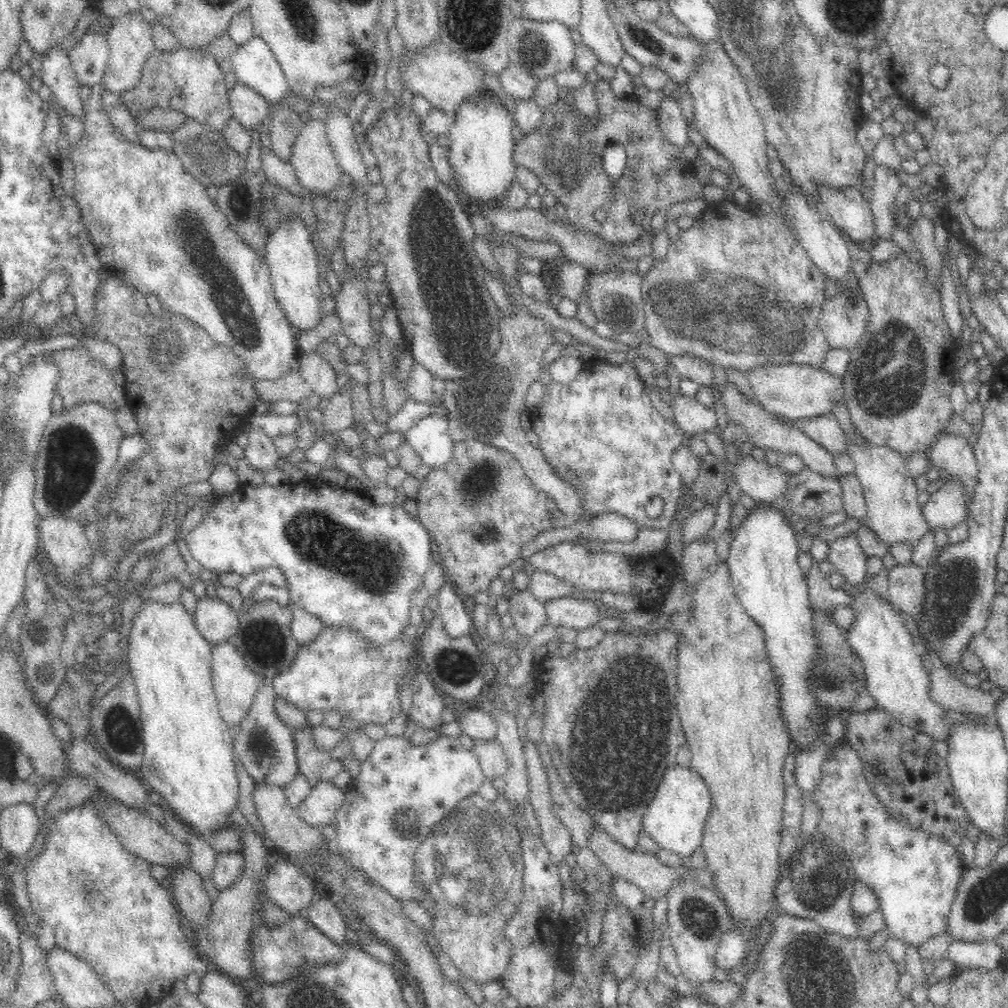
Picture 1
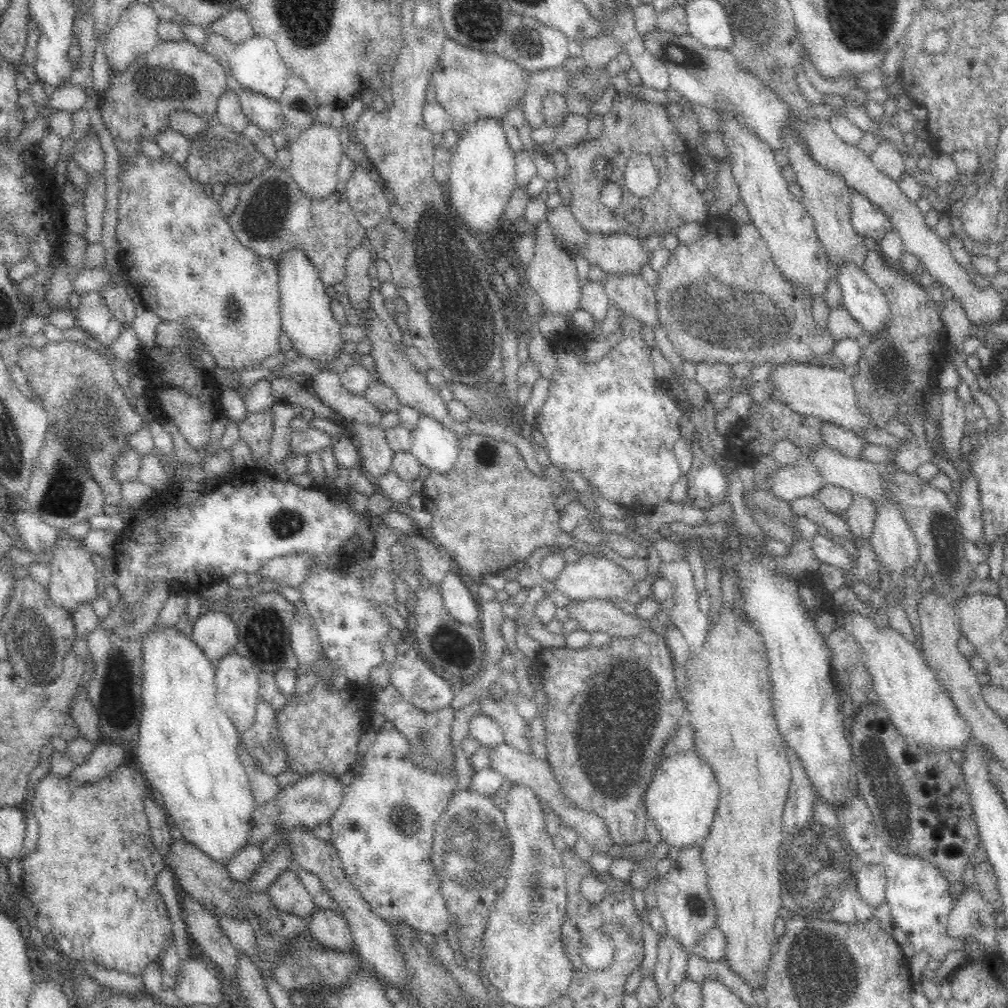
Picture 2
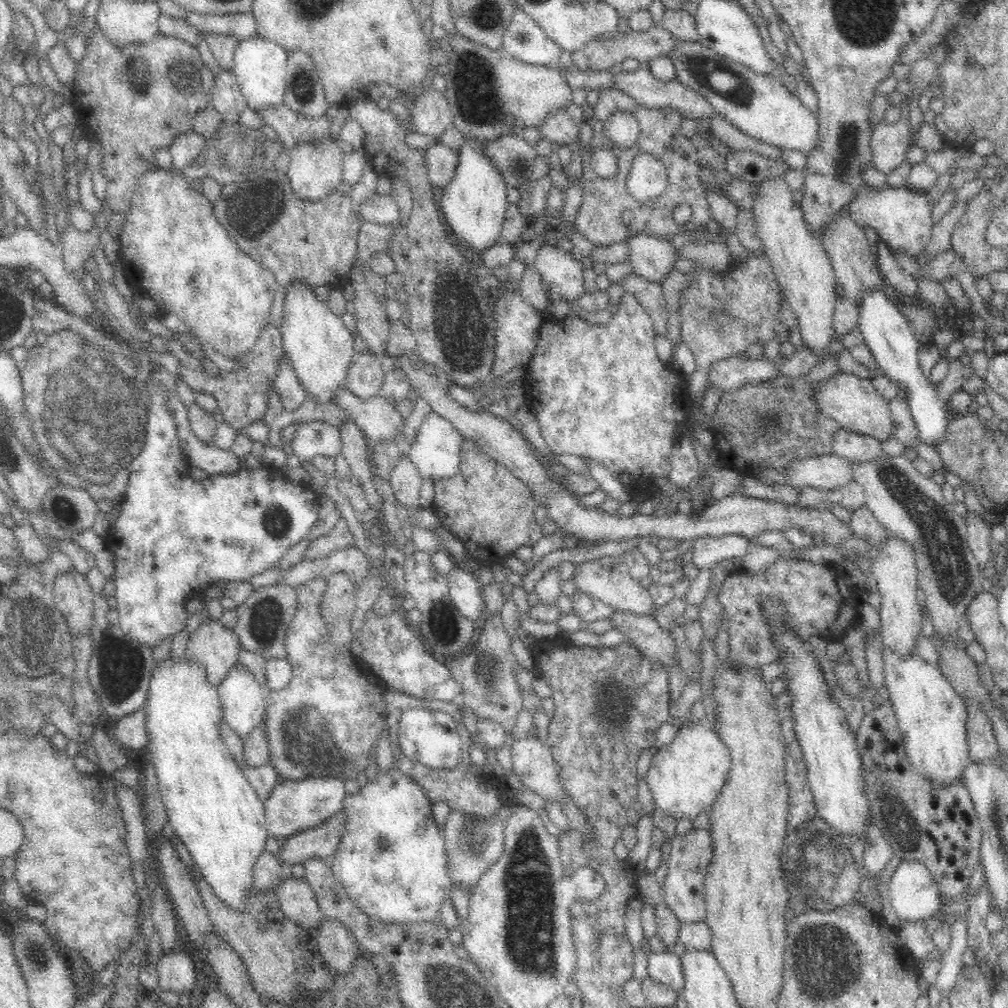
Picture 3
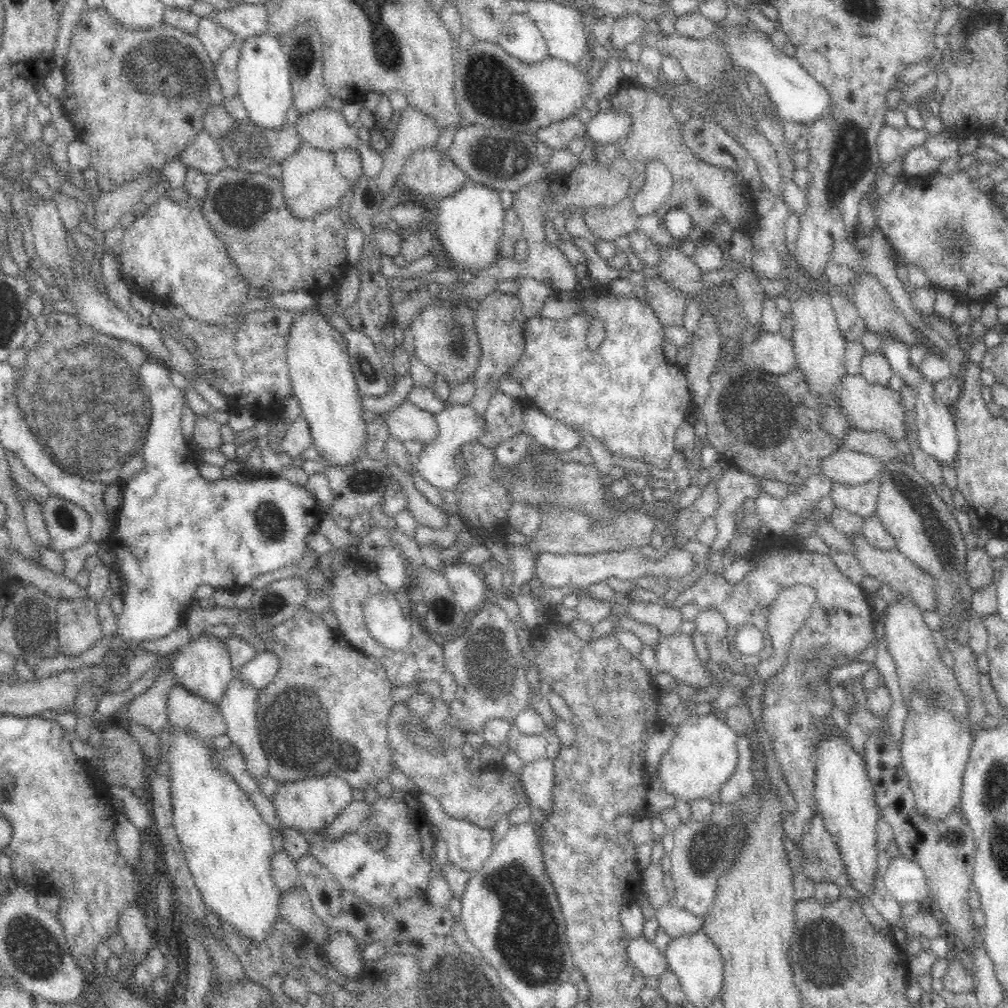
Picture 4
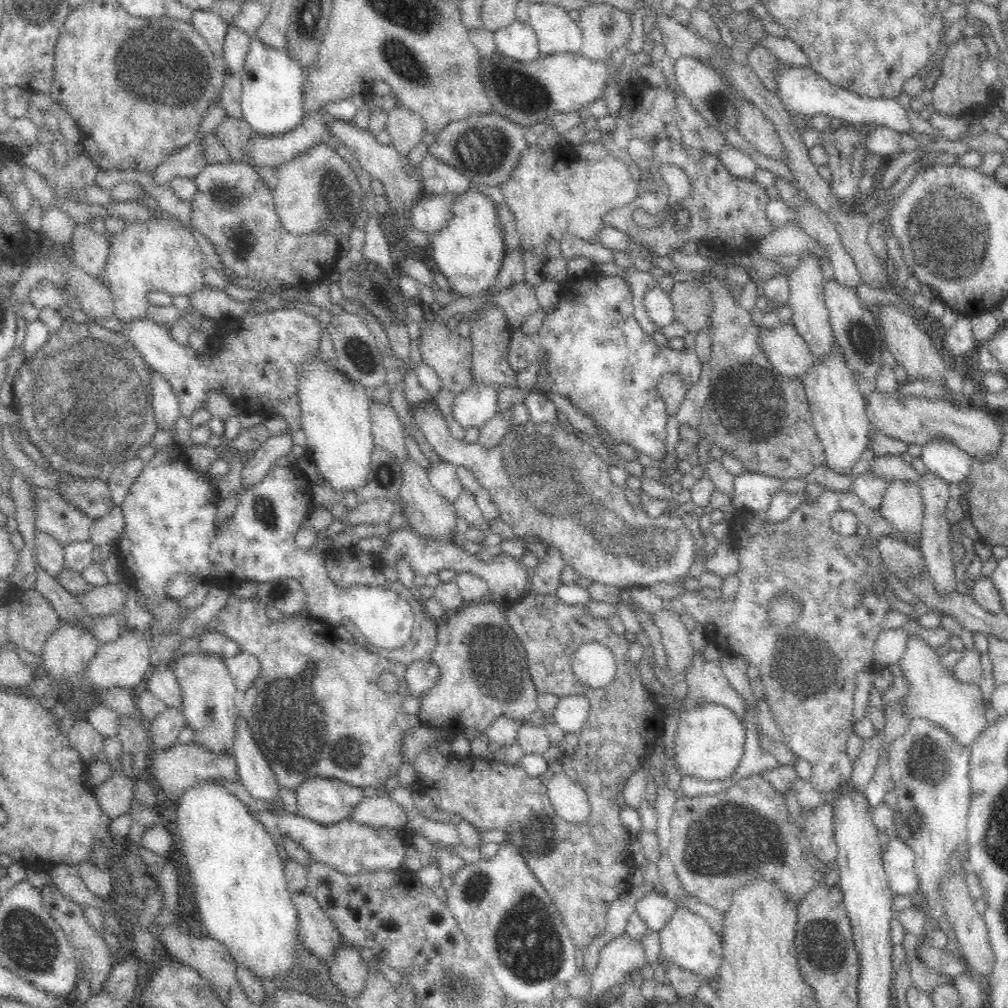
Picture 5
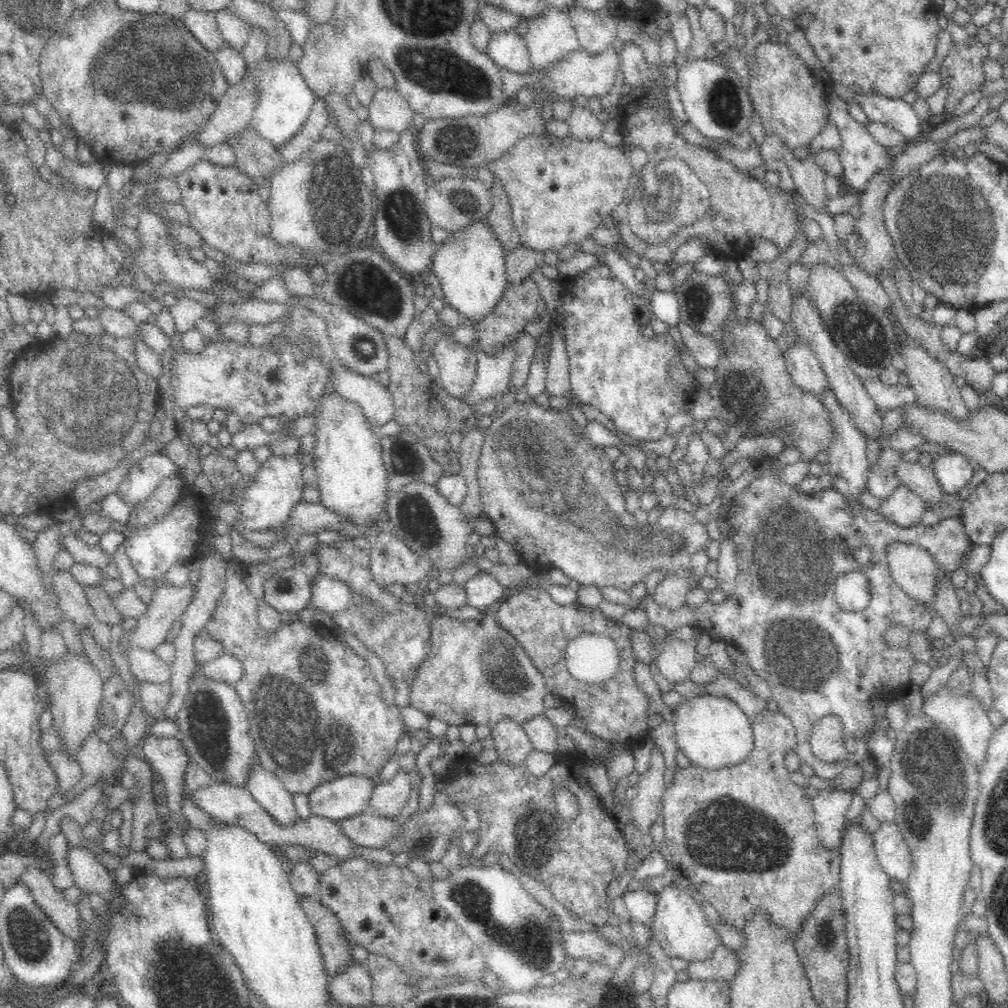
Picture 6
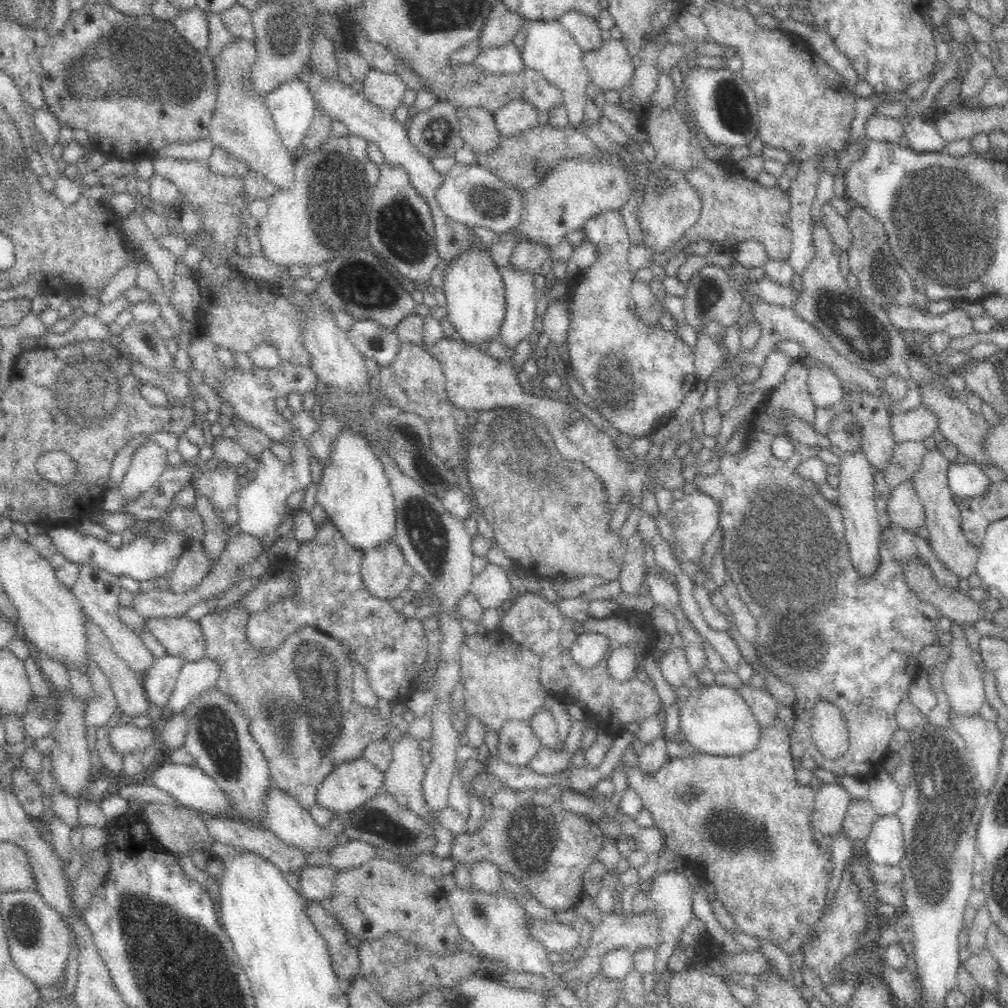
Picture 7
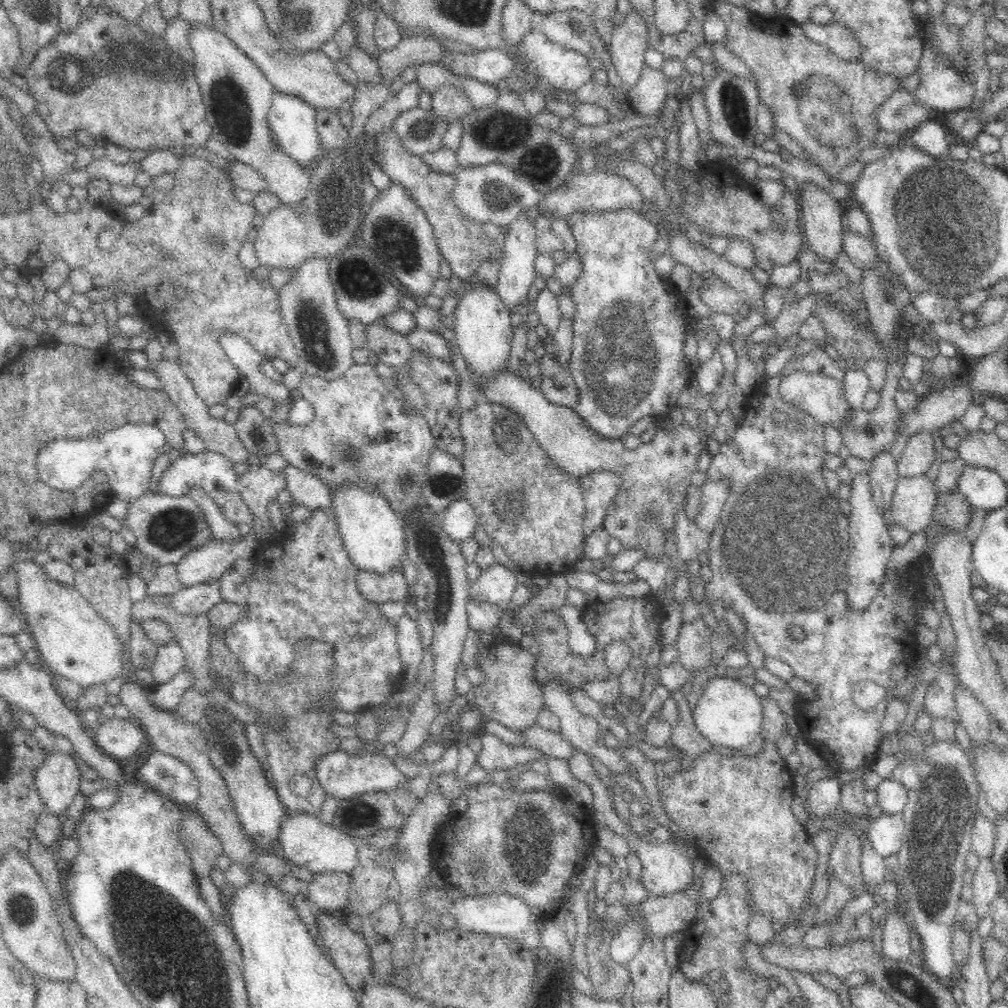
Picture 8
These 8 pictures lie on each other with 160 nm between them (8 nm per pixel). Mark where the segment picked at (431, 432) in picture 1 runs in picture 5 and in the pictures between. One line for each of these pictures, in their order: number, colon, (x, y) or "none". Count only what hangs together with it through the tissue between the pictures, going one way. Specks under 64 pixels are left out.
2: (433, 445)
3: (436, 452)
4: (457, 425)
5: (474, 407)

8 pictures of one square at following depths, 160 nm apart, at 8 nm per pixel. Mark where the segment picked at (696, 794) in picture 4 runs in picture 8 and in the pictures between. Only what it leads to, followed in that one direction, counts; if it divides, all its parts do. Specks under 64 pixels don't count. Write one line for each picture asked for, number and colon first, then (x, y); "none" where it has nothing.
5: (709, 742)
6: (713, 733)
7: (715, 720)
8: (729, 714)

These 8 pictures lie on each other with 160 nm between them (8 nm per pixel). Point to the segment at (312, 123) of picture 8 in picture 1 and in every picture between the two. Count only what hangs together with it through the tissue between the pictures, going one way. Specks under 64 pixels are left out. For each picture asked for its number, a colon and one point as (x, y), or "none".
1: (254, 65)
2: (257, 66)
3: (259, 65)
4: (264, 87)
5: (272, 84)
6: (284, 101)
7: (291, 106)

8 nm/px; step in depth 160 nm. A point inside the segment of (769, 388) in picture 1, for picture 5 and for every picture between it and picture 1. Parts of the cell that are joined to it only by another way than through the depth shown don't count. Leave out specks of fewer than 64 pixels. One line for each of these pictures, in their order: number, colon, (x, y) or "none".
2: (826, 393)
3: (853, 403)
4: (865, 406)
5: (916, 420)

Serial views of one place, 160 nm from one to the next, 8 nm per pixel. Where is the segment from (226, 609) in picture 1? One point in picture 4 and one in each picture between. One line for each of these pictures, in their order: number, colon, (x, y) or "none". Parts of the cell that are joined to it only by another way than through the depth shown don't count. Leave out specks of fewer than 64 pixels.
2: (214, 632)
3: (212, 644)
4: (203, 667)

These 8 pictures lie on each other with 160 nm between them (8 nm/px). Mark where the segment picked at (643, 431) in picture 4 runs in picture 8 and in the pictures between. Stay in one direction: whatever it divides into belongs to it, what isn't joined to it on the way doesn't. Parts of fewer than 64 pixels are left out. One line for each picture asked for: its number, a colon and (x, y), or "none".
5: (590, 349)
6: (612, 367)
7: (638, 375)
8: (618, 295)

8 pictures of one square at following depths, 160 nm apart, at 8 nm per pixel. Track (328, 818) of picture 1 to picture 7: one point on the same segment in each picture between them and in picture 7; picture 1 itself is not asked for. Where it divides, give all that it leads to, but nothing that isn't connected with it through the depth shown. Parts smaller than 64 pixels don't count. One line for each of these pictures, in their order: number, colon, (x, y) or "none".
2: (312, 801)
3: (293, 806)
4: (309, 804)
5: (322, 800)
6: (344, 797)
7: (351, 785)

